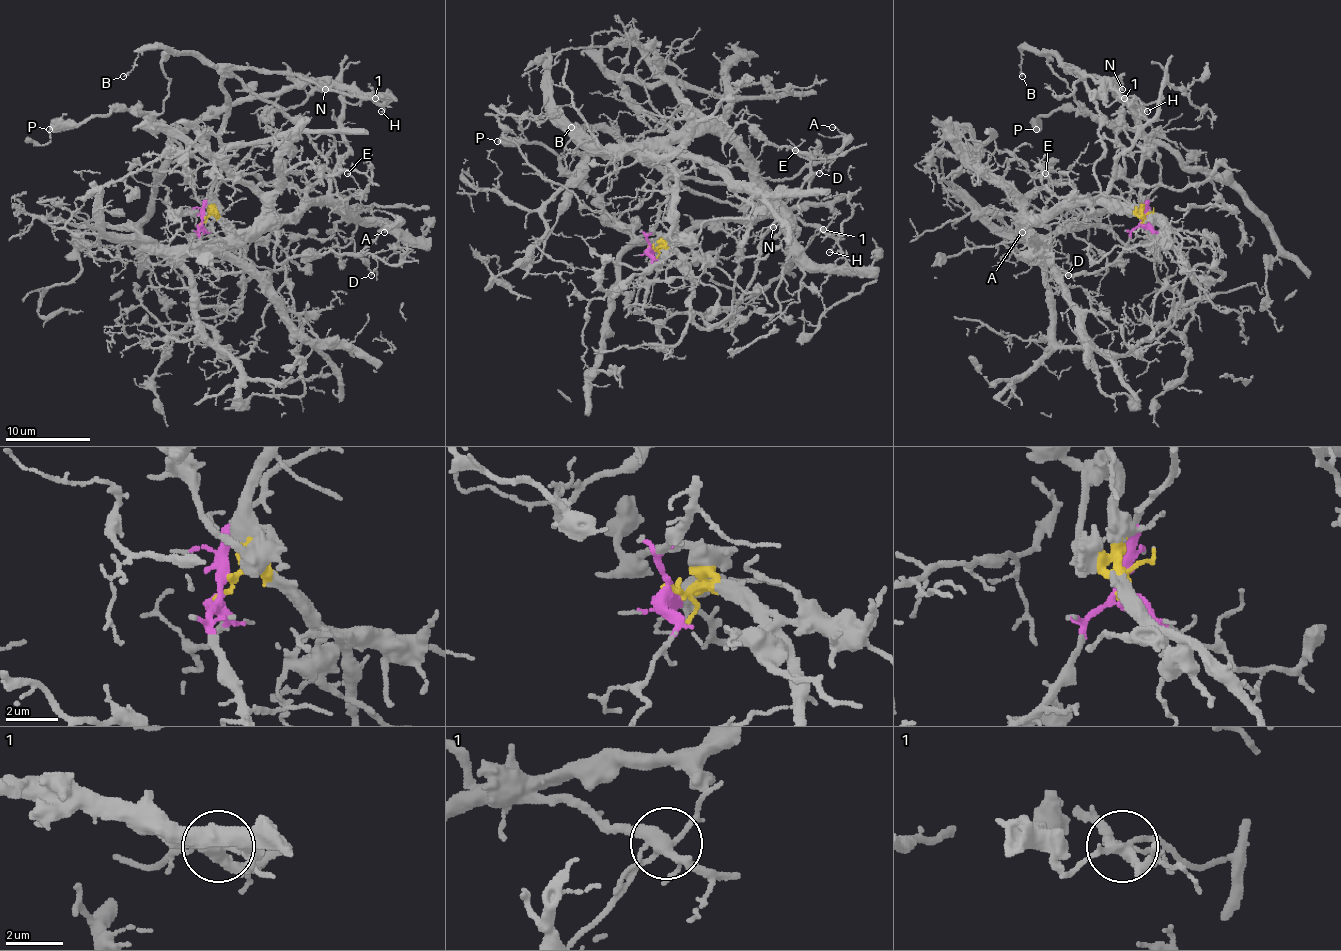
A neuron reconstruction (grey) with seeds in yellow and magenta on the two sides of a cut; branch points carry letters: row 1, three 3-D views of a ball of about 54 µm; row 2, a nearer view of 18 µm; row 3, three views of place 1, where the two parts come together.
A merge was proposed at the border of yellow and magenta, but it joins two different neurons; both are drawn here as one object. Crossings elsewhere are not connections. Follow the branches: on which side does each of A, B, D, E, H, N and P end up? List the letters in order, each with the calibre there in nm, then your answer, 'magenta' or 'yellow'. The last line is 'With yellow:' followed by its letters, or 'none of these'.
A: calibre 130 nm; magenta
B: calibre 140 nm; yellow
D: calibre 120 nm; magenta
E: calibre 140 nm; magenta
H: calibre 130 nm; yellow
N: calibre 150 nm; yellow
P: calibre 550 nm; yellow
With yellow: B, H, N, P

